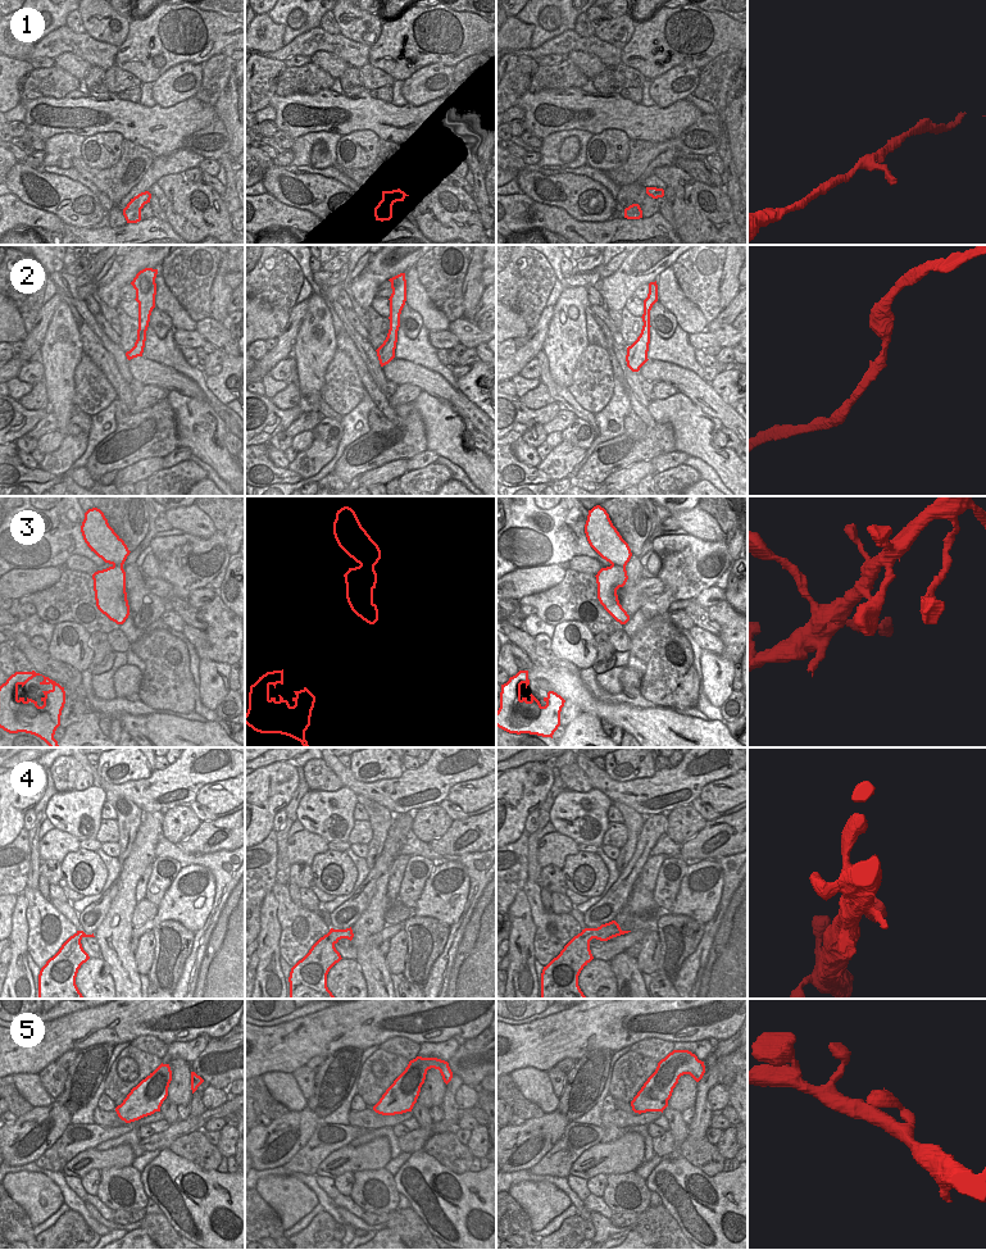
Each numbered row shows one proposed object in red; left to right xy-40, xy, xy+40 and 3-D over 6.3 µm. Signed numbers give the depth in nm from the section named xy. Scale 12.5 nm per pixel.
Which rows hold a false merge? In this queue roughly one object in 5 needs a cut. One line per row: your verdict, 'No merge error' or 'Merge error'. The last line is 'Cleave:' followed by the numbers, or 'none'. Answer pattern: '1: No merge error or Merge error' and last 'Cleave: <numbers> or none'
1: No merge error
2: No merge error
3: No merge error
4: No merge error
5: No merge error
Cleave: none.

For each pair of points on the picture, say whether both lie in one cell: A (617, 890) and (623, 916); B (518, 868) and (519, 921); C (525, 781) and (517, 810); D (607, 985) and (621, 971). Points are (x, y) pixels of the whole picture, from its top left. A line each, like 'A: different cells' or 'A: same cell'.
A: different cells
B: different cells
C: same cell
D: different cells

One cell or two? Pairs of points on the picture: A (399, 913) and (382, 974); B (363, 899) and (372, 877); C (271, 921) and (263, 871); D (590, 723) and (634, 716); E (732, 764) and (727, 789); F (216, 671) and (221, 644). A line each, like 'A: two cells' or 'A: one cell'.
A: two cells
B: one cell
C: two cells
D: two cells
E: two cells
F: two cells

